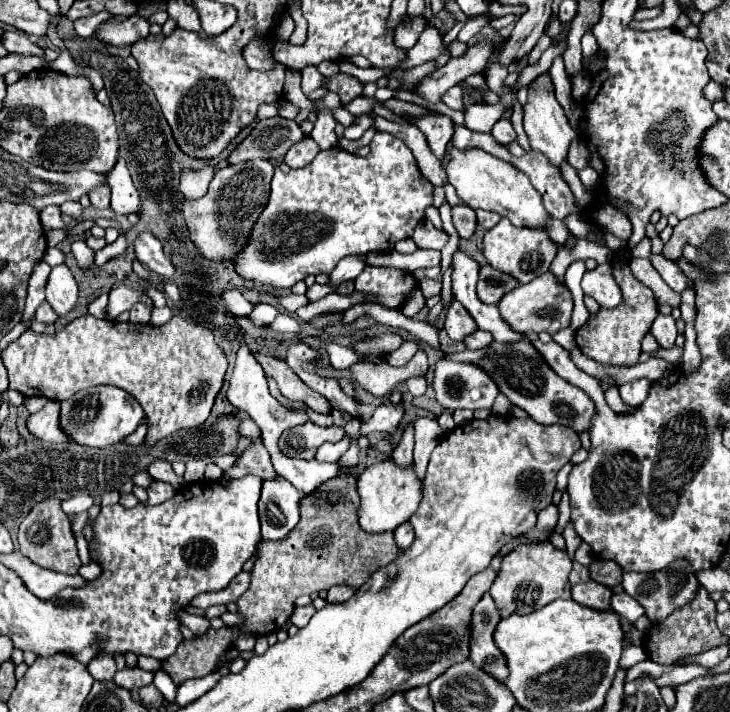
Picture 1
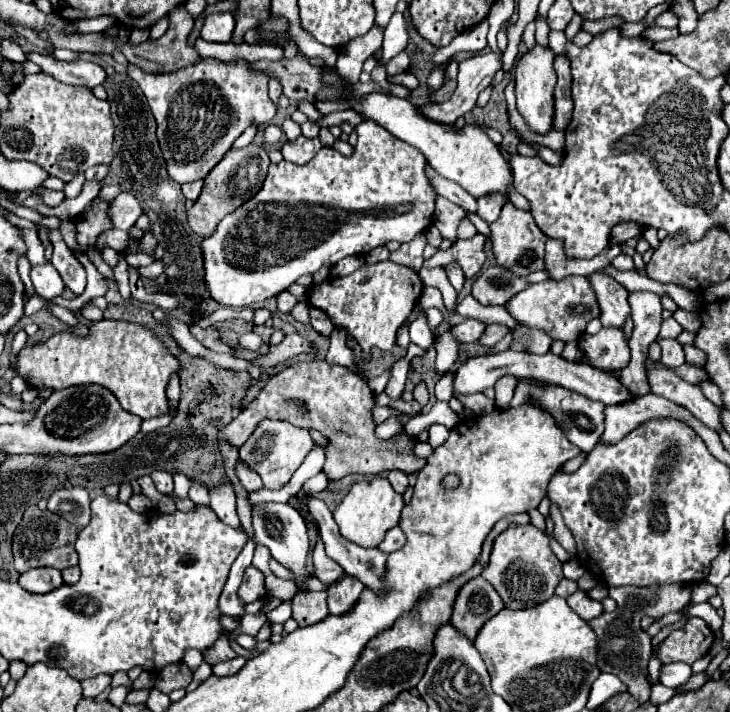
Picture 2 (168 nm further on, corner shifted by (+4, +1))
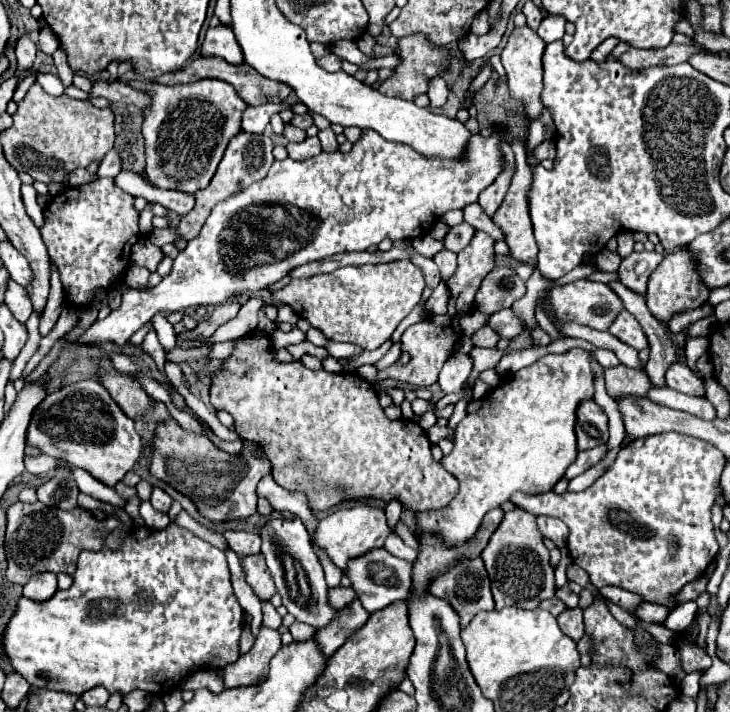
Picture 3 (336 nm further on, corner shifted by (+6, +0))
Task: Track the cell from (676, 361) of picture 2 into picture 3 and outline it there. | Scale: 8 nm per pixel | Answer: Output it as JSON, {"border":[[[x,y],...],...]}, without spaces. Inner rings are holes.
{"border":[[[674,362],[666,372],[666,386],[690,394],[690,396],[704,396],[704,382],[702,378],[696,378],[688,366]]]}

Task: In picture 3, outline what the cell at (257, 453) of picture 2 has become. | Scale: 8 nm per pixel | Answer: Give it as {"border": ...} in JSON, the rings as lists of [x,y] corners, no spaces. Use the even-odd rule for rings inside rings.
{"border":[[[170,420],[158,426],[154,446],[156,450],[150,472],[180,490],[182,494],[190,496],[202,516],[210,520],[228,520],[248,518],[252,512],[256,512],[256,500],[252,500],[252,490],[266,474],[272,474],[270,460],[262,444],[244,442],[240,454],[228,454],[208,438],[190,434],[182,430],[176,420]]]}

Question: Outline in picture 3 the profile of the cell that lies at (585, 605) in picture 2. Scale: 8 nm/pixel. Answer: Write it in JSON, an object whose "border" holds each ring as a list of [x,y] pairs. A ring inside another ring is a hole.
{"border":[[[566,608],[558,616],[558,624],[572,640],[580,640],[584,634],[584,620],[582,620],[582,608]]]}

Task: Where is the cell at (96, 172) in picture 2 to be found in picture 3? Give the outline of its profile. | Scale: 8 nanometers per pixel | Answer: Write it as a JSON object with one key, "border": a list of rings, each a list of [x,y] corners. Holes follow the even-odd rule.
{"border":[[[110,150],[110,152],[104,156],[104,160],[100,162],[96,176],[98,176],[98,178],[114,178],[118,172],[120,172],[118,152],[116,152],[116,150]]]}

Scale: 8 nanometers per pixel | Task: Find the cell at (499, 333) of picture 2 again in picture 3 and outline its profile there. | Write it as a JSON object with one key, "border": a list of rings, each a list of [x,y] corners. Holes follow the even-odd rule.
{"border":[[[502,310],[492,314],[488,320],[488,326],[494,328],[500,338],[506,338],[506,340],[514,338],[522,330],[522,322],[512,314],[512,310]]]}

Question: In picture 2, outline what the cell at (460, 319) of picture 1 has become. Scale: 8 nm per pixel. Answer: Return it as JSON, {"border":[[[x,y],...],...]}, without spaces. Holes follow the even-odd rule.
{"border":[[[466,319],[464,323],[452,327],[452,333],[460,343],[476,343],[482,337],[484,329],[486,329],[484,323],[476,321],[476,319]]]}

